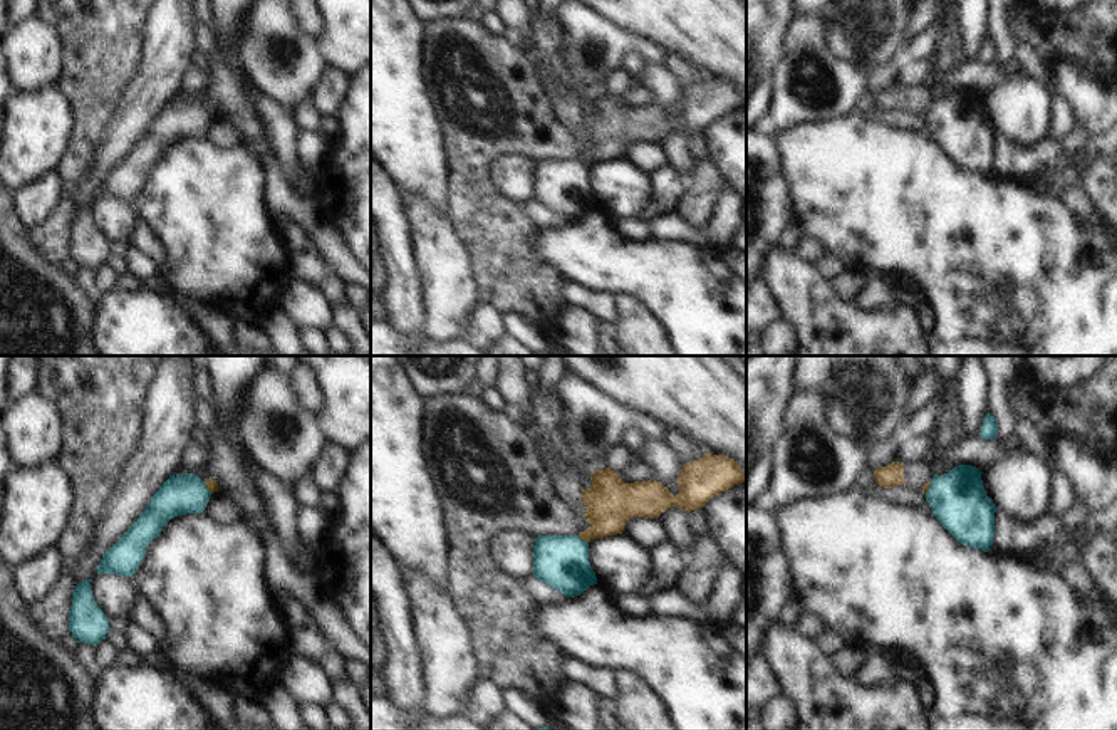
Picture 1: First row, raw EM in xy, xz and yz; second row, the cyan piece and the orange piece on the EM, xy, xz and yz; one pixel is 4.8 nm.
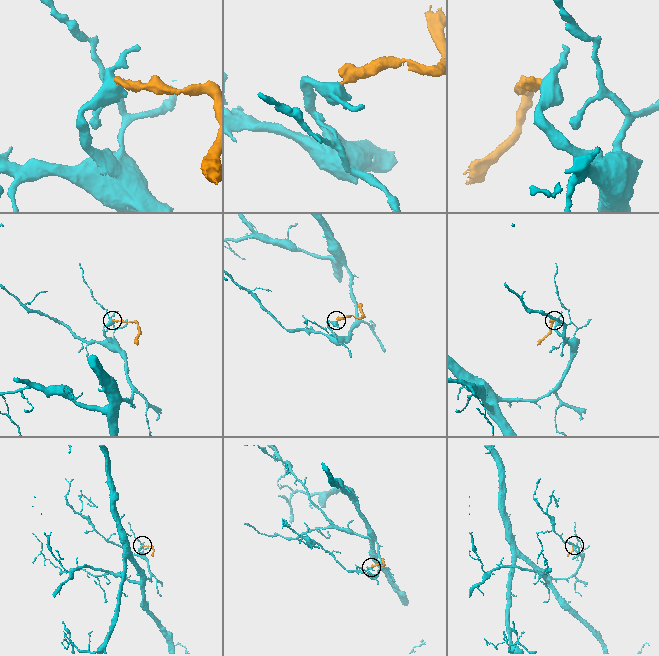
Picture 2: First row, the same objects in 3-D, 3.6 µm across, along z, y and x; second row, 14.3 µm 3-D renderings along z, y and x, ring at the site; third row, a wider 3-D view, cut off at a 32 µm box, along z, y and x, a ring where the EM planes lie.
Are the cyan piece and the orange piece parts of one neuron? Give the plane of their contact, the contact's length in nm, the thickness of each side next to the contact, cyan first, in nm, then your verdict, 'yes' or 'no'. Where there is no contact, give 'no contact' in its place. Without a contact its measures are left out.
meets cyan in xz; contact 70 nm long; 260 nm thick on the cyan side, 240 nm on the other; no

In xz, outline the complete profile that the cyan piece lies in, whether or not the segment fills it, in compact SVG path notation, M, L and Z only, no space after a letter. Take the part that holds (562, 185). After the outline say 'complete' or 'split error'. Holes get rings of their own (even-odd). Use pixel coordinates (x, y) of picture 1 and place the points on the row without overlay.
M538 159L533 169L533 200L567 222L597 208L589 186L589 166L579 159Z; complete

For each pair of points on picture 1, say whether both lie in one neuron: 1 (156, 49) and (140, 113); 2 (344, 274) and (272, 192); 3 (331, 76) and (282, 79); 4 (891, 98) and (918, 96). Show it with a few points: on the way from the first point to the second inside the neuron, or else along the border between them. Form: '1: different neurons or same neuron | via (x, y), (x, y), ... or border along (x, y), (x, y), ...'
1: same neuron | via (156, 64), (156, 83), (145, 98)
2: same neuron | via (336, 252), (294, 208)
3: different neurons | border along (326, 66), (307, 98)
4: same neuron | via (898, 98), (911, 98)

